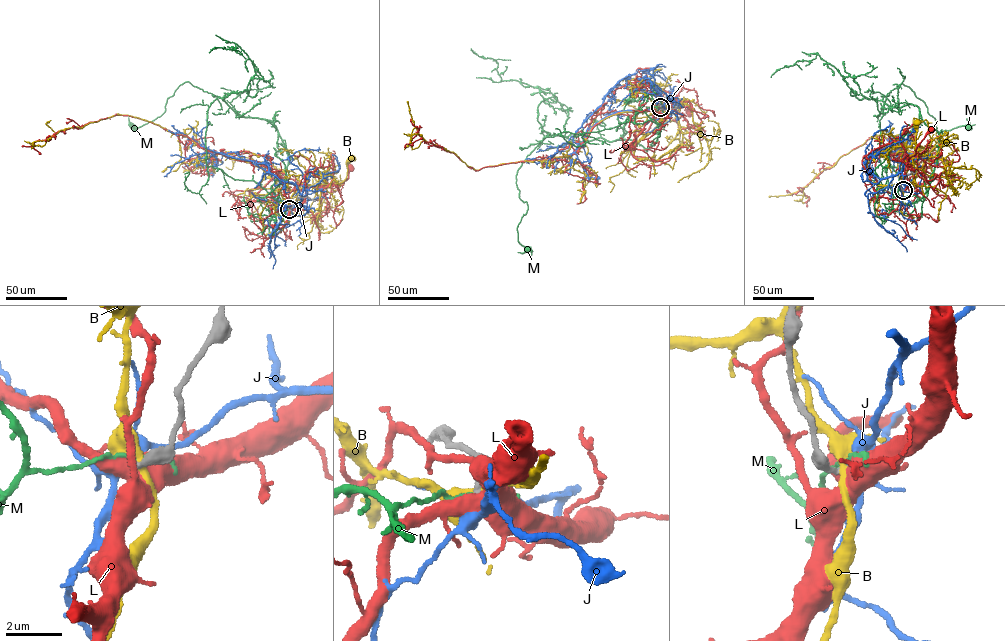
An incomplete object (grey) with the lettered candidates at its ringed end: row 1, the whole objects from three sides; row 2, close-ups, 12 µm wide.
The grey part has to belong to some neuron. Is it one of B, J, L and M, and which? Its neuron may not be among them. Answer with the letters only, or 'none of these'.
none of these

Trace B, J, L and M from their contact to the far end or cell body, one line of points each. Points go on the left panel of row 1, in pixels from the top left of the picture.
B: (289, 209), (291, 196), (301, 188), (342, 181), (352, 158)
J: (289, 209), (306, 205), (306, 195), (265, 163), (205, 152), (175, 163), (164, 176)
L: (289, 210), (302, 203), (310, 187), (344, 182), (351, 168)
M: (289, 209), (253, 180), (208, 168), (211, 93), (185, 82), (161, 116), (134, 127)

